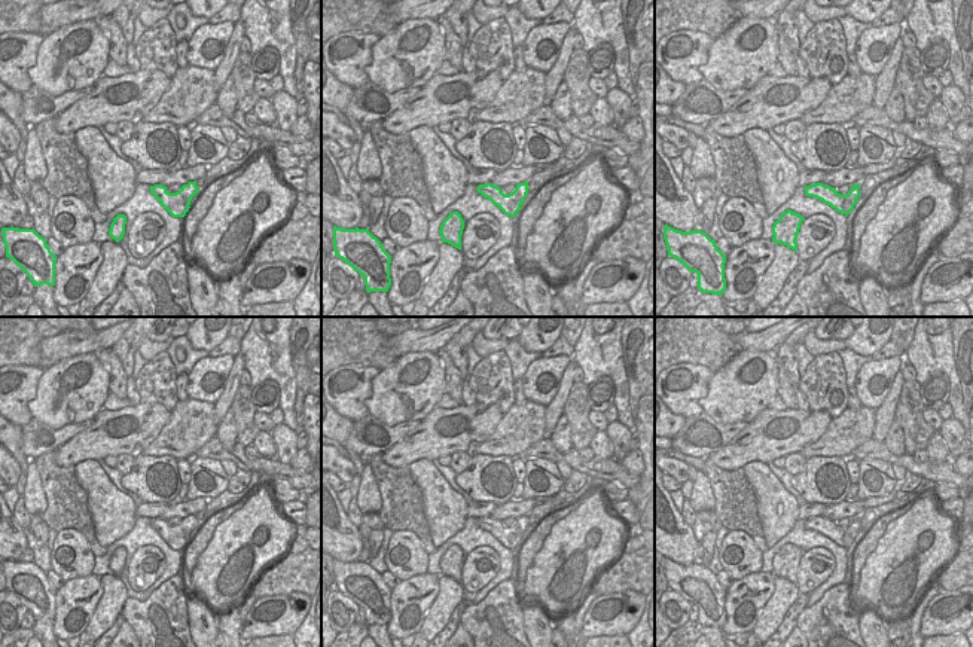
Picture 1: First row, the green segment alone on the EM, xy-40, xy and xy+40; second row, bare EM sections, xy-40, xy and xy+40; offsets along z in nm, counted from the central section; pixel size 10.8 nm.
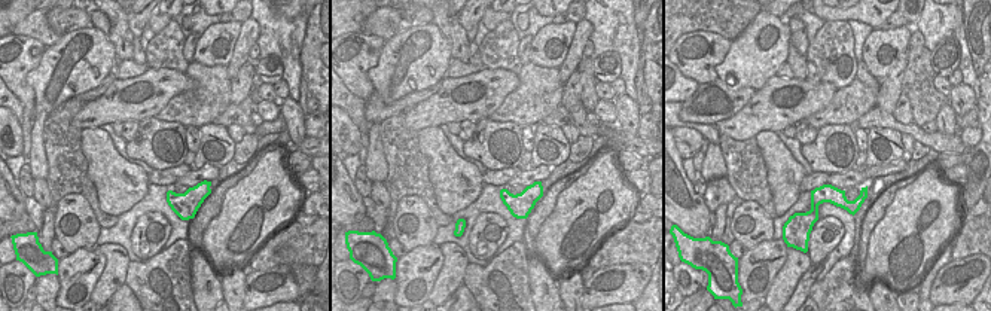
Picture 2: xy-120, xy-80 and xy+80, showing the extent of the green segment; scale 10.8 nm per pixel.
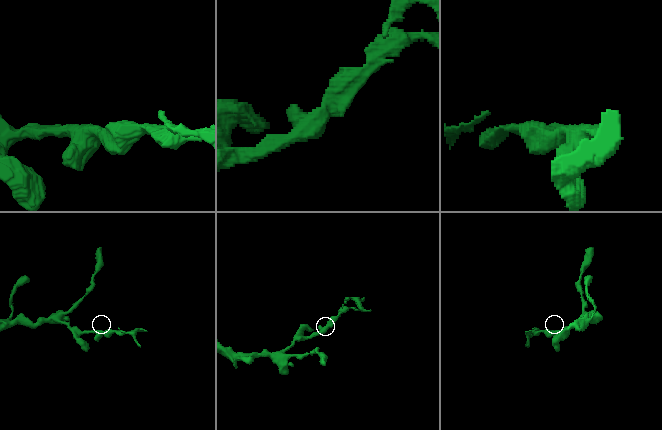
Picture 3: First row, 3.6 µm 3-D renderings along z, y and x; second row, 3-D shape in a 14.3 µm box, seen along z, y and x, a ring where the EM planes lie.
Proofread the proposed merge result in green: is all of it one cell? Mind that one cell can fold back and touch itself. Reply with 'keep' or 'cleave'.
keep

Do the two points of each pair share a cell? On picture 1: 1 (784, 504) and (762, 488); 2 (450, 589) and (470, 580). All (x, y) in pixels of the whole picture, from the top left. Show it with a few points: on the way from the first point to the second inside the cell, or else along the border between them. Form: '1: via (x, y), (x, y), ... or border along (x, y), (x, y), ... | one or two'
1: via (778, 504), (768, 494) | one
2: border along (460, 583), (464, 588) | two

